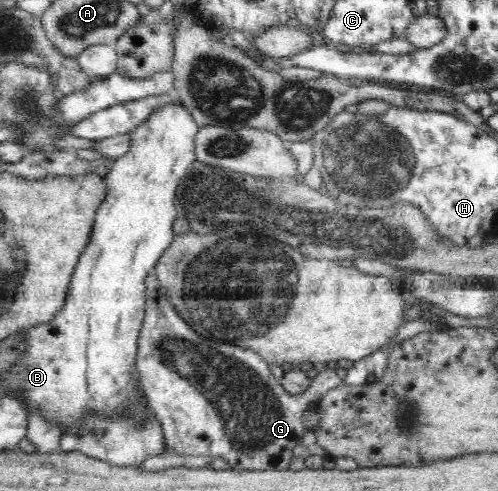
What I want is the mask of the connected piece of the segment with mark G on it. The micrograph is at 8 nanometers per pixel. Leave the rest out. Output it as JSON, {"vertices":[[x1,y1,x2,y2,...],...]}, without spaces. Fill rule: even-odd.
{"vertices":[[151,272,147,274,146,280,146,312,142,323,142,328,138,337,138,354,136,357,136,369,140,373,140,385,144,391,145,399,149,403,149,408,153,410,153,414,161,423,163,429,164,439,169,449,173,450,177,455,187,456,210,456,211,458,221,458,225,460,230,469,237,471,265,471,265,470,287,470,292,461,293,449,301,444,304,433,304,414,308,411,309,403,317,403,326,395,331,389,336,389,344,385,344,380,337,375,337,371,327,368,318,373,311,381,310,389,307,392,301,393,300,396,287,393,282,387,279,380,273,375,270,370,270,365,259,357,258,353,239,347,233,343,223,343,218,340,205,339,199,334,195,335,195,331,187,322,178,314,174,305,167,299,166,291,163,285,159,283,157,276]]}

